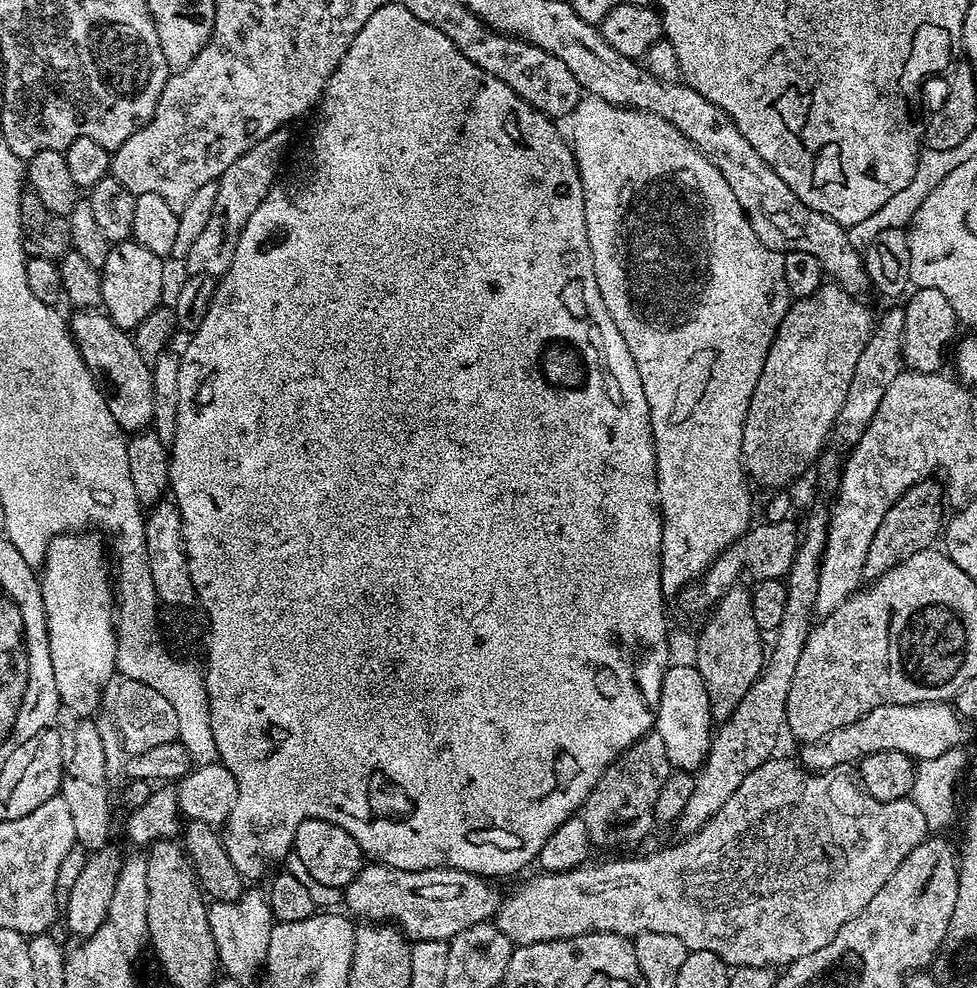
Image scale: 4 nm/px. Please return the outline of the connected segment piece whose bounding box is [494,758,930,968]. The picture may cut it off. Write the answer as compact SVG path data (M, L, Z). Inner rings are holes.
M773 758L767 760L758 770L746 774L742 778L742 786L726 798L726 806L702 826L700 832L692 836L683 837L673 848L664 848L661 852L652 852L649 856L636 856L633 860L612 860L609 864L589 863L582 868L575 868L569 872L550 872L547 874L536 874L533 880L528 880L513 896L505 895L500 901L500 908L497 909L494 923L506 938L514 946L522 944L537 944L538 942L550 942L551 940L569 940L582 934L591 932L613 932L619 936L634 938L643 932L653 932L654 934L674 934L682 938L682 942L688 947L689 952L698 950L710 950L718 954L729 966L736 968L772 968L787 966L798 958L806 954L814 954L814 950L822 950L834 934L850 918L862 914L866 910L866 902L886 886L886 878L898 870L898 866L929 835L930 824L924 819L922 810L911 798L906 800L895 800L894 802L878 802L871 794L864 791L863 787L855 779L847 776L847 771L833 770L831 772L809 772L807 768L801 766L795 759L779 760Z

